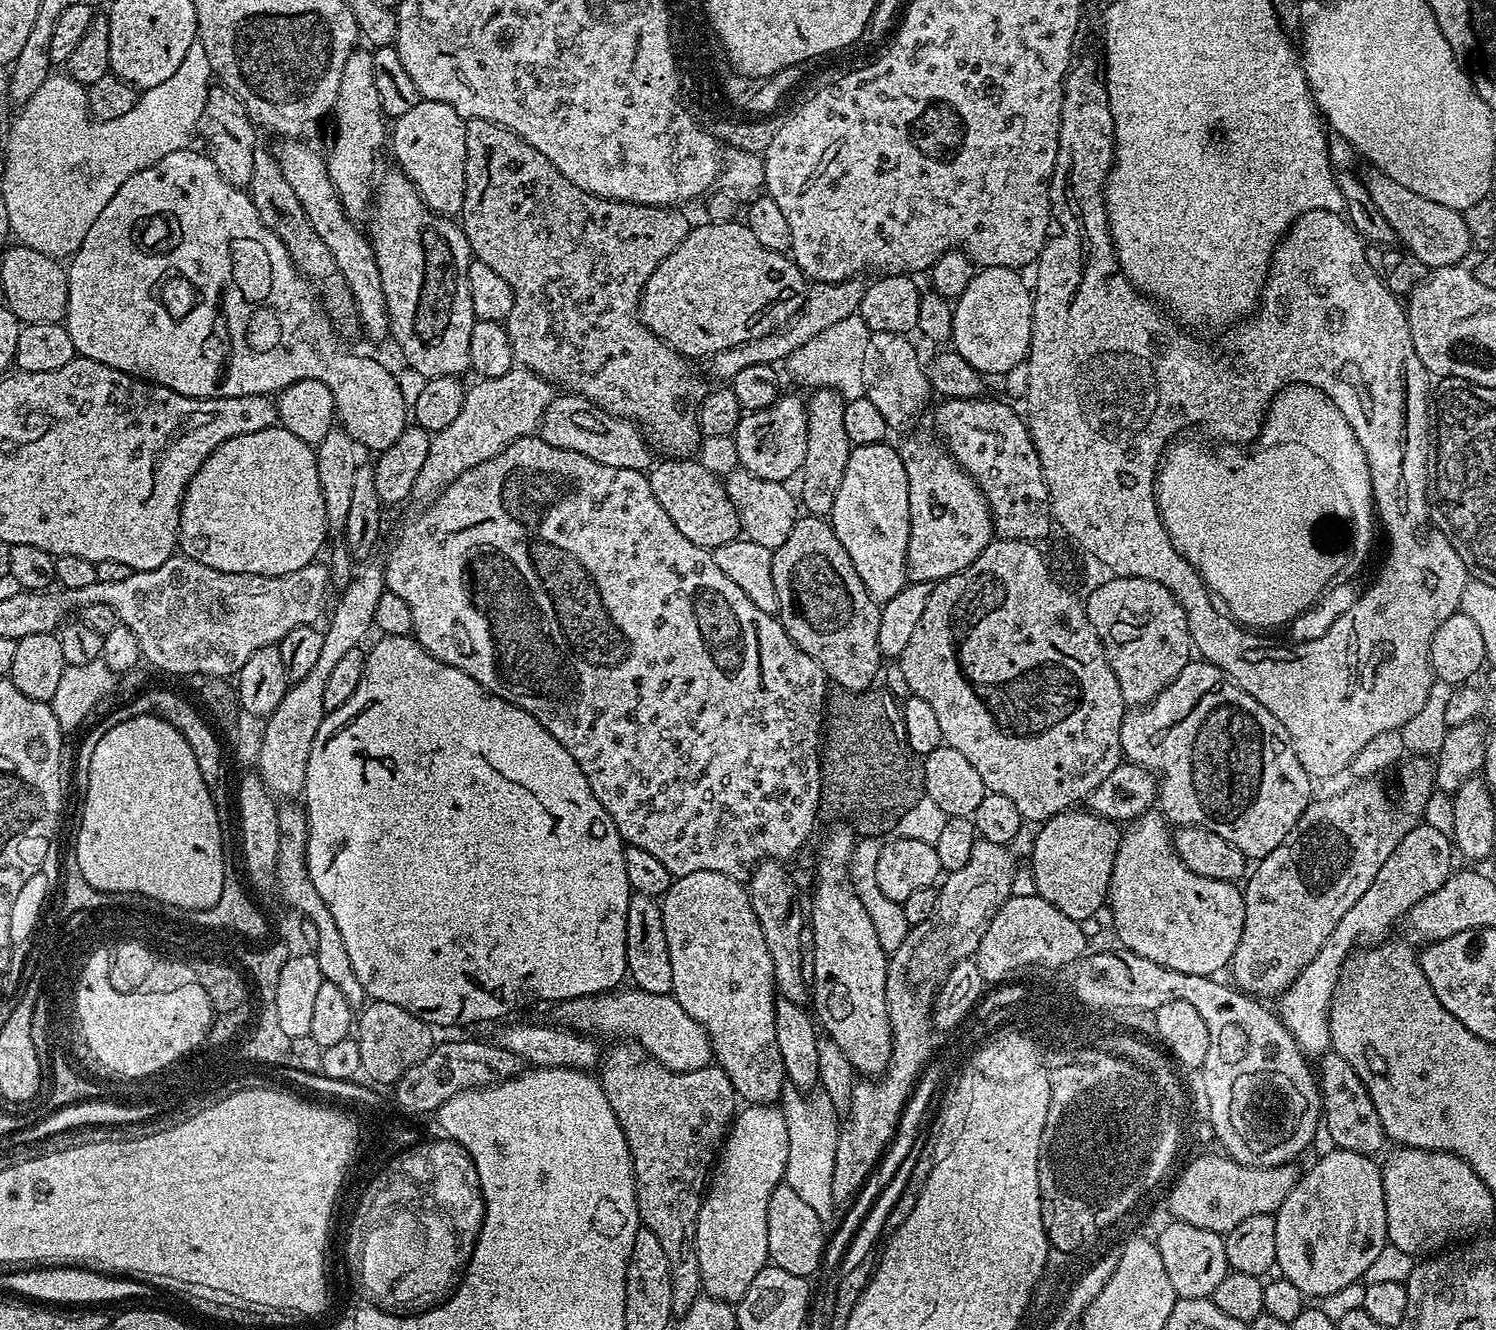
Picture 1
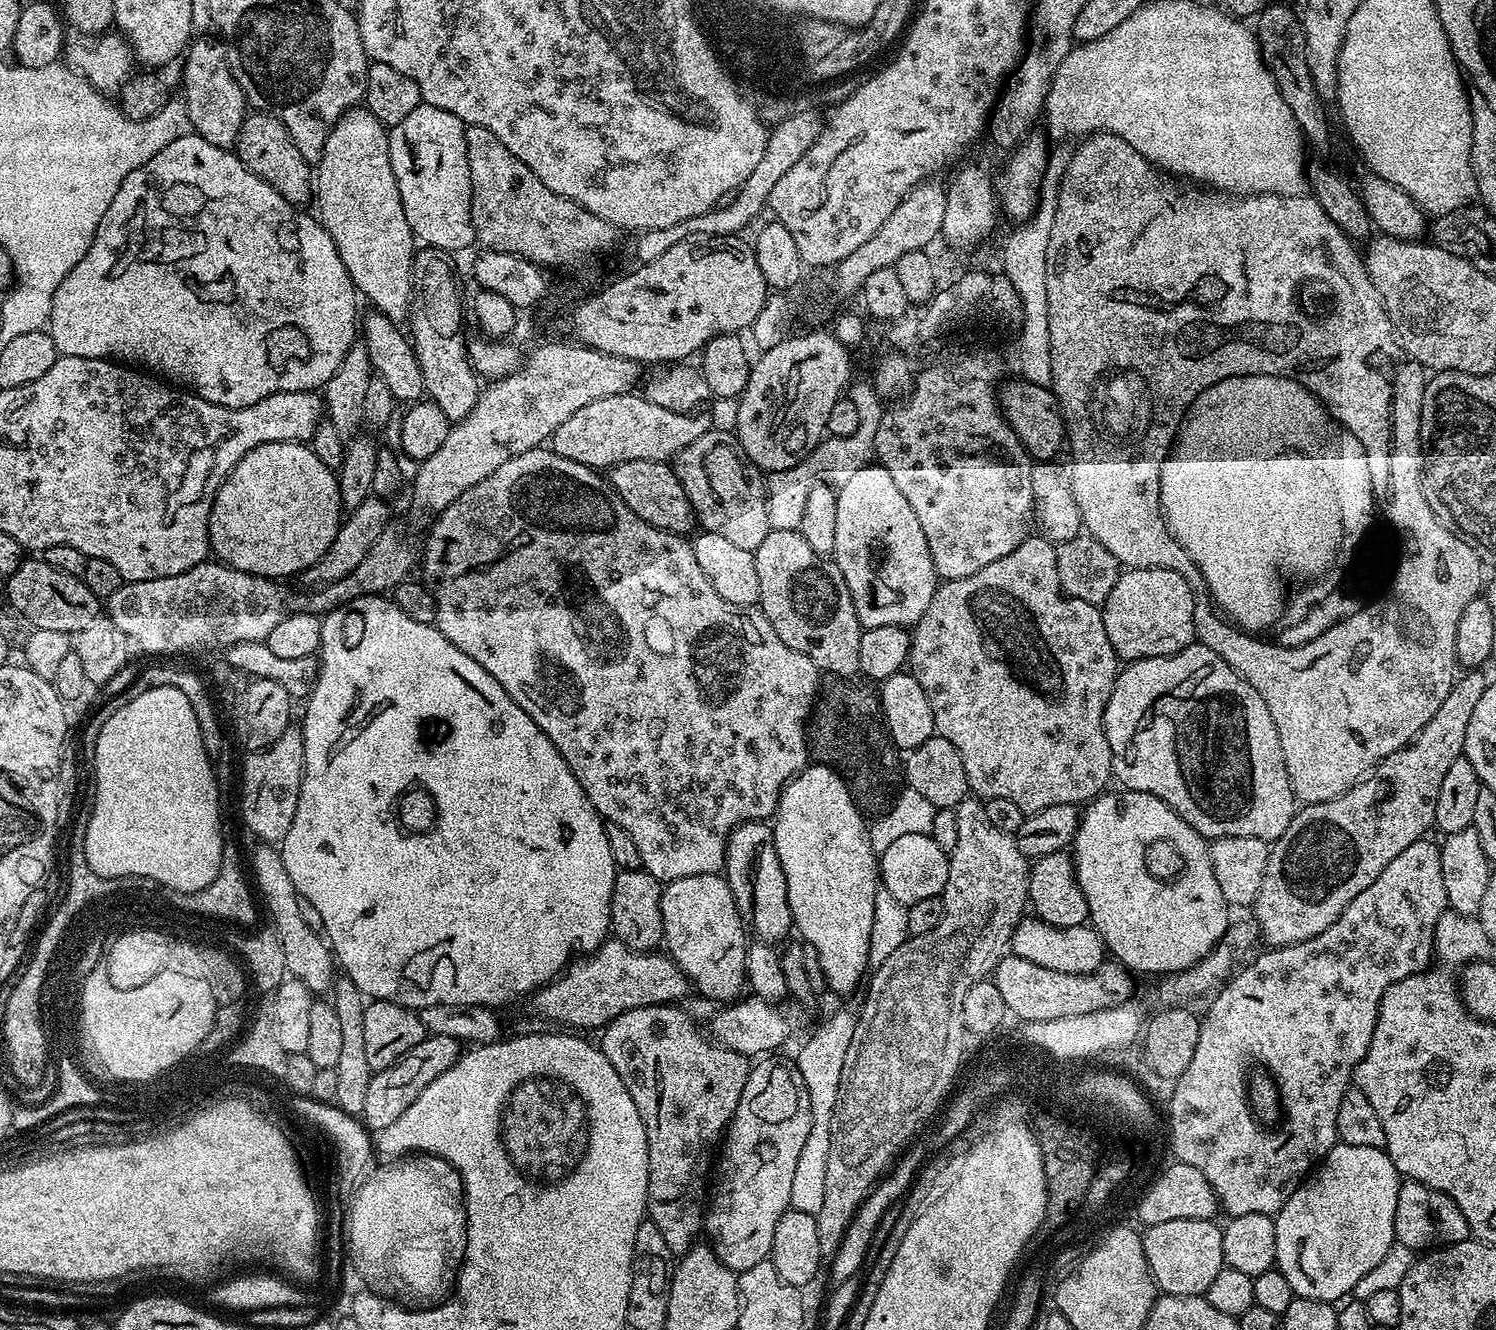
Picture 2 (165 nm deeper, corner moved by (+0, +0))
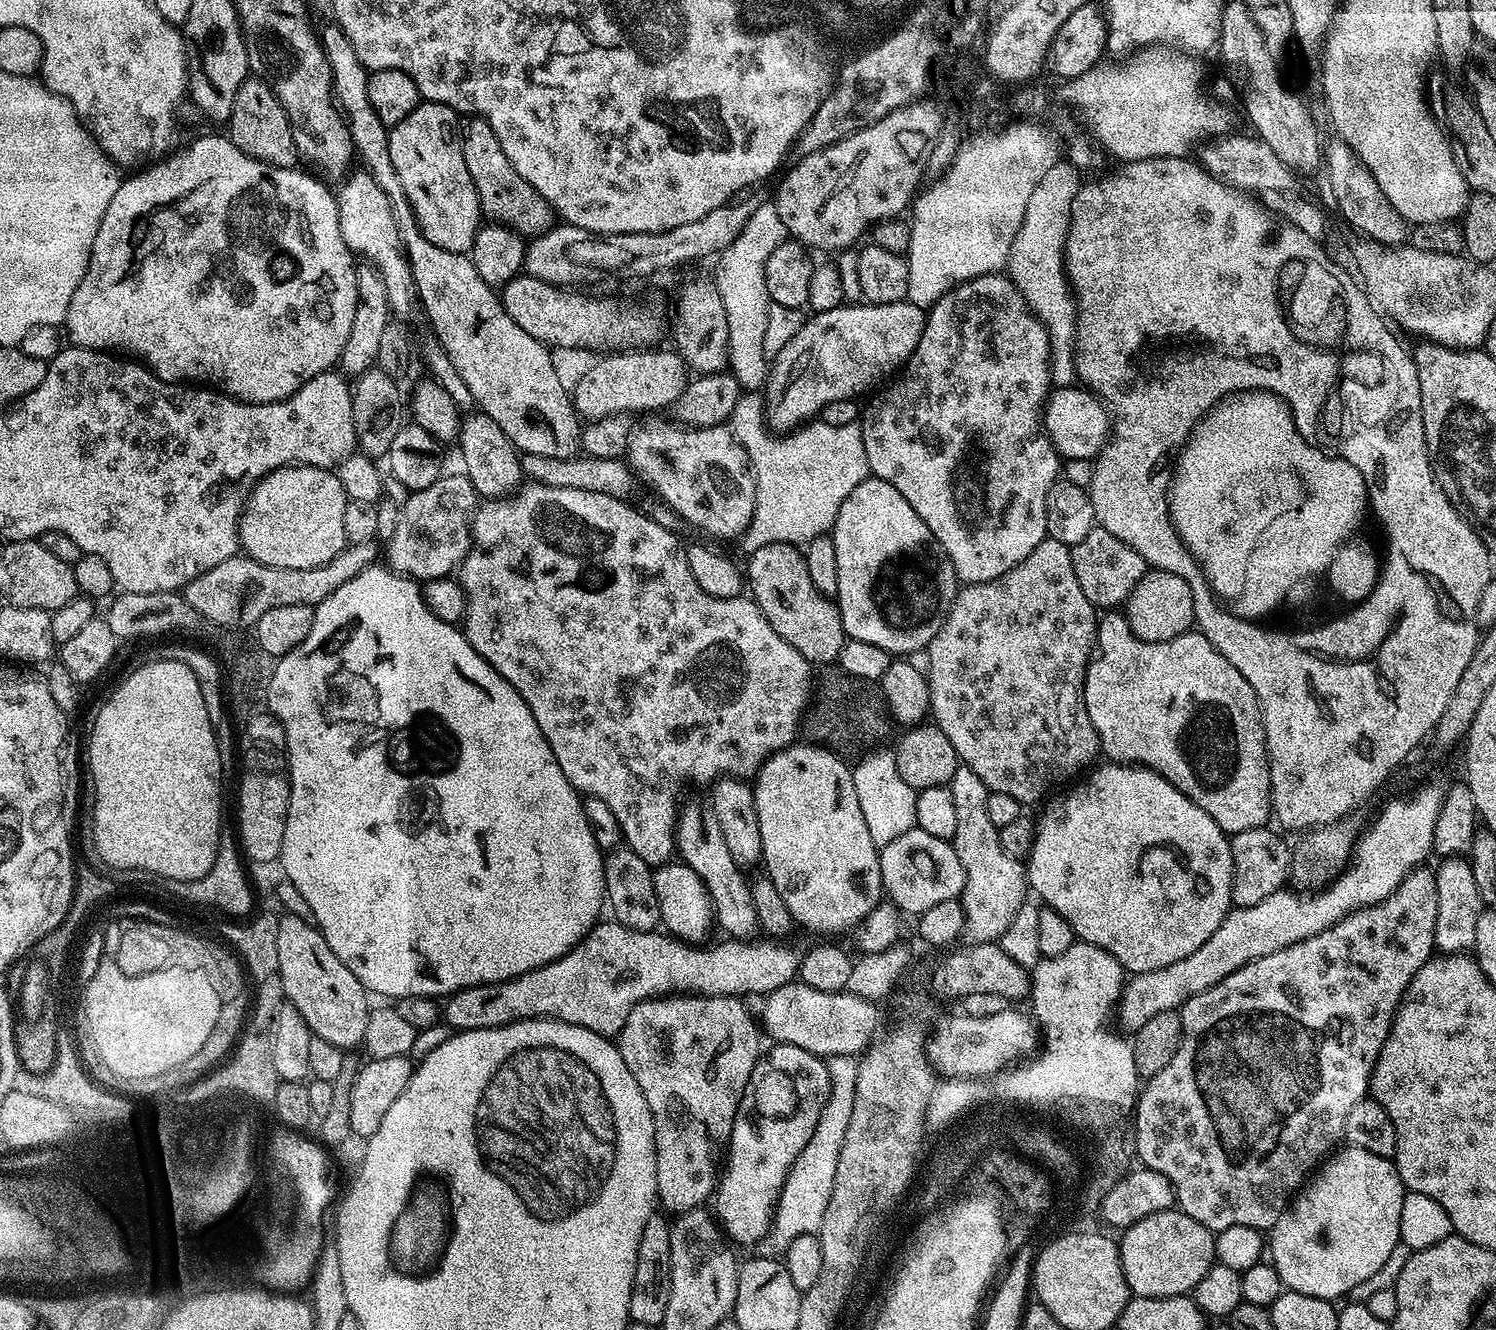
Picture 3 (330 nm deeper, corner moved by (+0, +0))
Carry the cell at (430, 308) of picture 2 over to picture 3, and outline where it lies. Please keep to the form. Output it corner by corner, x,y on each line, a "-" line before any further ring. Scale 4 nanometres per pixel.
465,415
460,426
458,447
460,456
464,459
463,471
470,478
477,497
503,501
521,487
522,473
518,449
502,425
491,420
489,416

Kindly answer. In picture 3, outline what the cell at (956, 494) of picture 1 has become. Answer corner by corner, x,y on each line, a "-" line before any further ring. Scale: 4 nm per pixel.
991,272
967,280
942,294
942,298
935,300
931,308
927,309
922,338
918,338
918,346
912,351
912,357
892,382
881,396
876,396
868,405
863,405
858,421
871,475
877,480
890,482
890,486
894,486
894,490
898,490
898,494
902,494
902,498
906,498
906,502
914,506
914,514
918,514
918,518
926,522
930,534
934,534
942,550
946,550
956,571
957,581
964,584
985,584
998,579
1011,568
1021,564
1034,550
1034,546
1038,546
1038,542
1048,536
1047,498
1058,483
1056,475
1060,472
1060,464
1062,465
1062,457
1053,446
1052,439
1048,437
1042,419
1044,406
1053,387
1052,346
1046,326
1038,317
1032,315
1026,298
1022,296
1011,276

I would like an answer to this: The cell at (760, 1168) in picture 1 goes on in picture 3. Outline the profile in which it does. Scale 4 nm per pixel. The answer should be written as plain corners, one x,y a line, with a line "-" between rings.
773,1043
771,1047
772,1049
769,1052
767,1049
766,1055
754,1066
754,1074
750,1074
746,1094
734,1118
732,1139
729,1140
726,1149
728,1165
725,1168
723,1165
722,1175
714,1193
714,1215
722,1225
727,1239
737,1245
754,1244
767,1230
769,1232
786,1178
798,1154
806,1150
806,1142
814,1138
814,1130
822,1118
822,1110
832,1097
832,1073
829,1065
821,1057
793,1044

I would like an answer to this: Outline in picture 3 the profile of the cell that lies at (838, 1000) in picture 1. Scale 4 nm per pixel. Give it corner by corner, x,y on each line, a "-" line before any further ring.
793,742
788,747
781,749
780,752
773,752
761,765
759,772
754,777
754,791
756,793
756,809
758,810
758,830
762,830
762,868
763,871
772,879
774,886
778,886
778,894
782,894
782,899
786,902
786,907
790,910
793,921
797,925
806,924
812,930
820,930
822,932
842,932
846,928
848,930
855,929
856,925
862,923
866,918
866,914
870,914
870,910
874,910
882,902
882,893
884,892
884,883
882,882
882,870
880,869
880,848
874,842
874,838
870,838
870,830
866,827
866,818
862,818
862,806
858,806
858,790
854,790
854,778
852,777
852,768
849,767
841,757
835,752
829,752
827,748
818,744
809,744
807,742

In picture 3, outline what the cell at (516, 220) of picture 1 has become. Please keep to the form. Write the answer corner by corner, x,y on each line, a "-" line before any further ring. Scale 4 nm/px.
479,118
469,121
465,128
463,125
460,145
462,158
466,158
466,170
470,170
476,187
481,213
489,221
507,224
528,238
547,232
554,224
552,207
522,178
522,174
518,174
518,170
514,170
514,166
510,166
510,158
506,158
491,126

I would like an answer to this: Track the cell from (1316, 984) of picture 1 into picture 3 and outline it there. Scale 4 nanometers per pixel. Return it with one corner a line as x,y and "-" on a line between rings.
1417,866
1408,875
1401,879
1400,885
1386,897
1385,900
1378,900
1370,908
1358,908
1352,911
1348,916
1343,916
1337,924
1330,926
1321,932
1313,932
1310,938
1305,940
1296,940
1294,946
1286,946
1280,948
1278,954
1266,954
1265,956
1257,956
1254,962
1249,964
1241,964
1237,972
1231,972
1225,980
1218,982
1218,986
1214,986
1210,990
1206,990
1202,994
1194,994
1194,998
1190,998
1178,1010
1182,1018
1182,1042
1178,1042
1178,1054
1174,1054
1174,1058
1170,1058
1169,1064
1163,1070
1158,1070
1158,1074
1154,1074
1143,1085
1142,1091
1139,1093
1136,1107
1134,1111
1134,1121
1136,1120
1136,1136
1134,1132
1134,1156
1136,1156
1141,1165
1150,1170
1154,1170
1158,1174
1162,1174
1172,1183
1175,1203
1178,1205
1179,1211
1185,1212
1190,1218
1194,1218
1194,1222
1202,1222
1202,1226
1206,1226
1212,1233
1218,1233
1226,1230
1230,1226
1250,1226
1251,1228
1259,1228
1261,1230
1270,1230
1274,1226
1274,1222
1278,1222
1278,1218
1288,1207
1293,1196
1296,1195
1298,1189
1309,1179
1310,1173
1344,1140
1344,1123
1346,1122
1346,1114
1350,1114
1350,1110
1354,1110
1354,1106
1359,1100
1365,1099
1369,1095
1370,1085
1372,1083
1372,1071
1380,1057
1380,1051
1384,1045
1384,1040
1390,1034
1392,1029
1392,1019
1396,1016
1396,1011
1400,1008
1400,1001
1404,999
1410,982
1414,978
1414,974
1418,974
1418,970
1422,970
1422,966
1431,960
1434,956
1436,948
1436,923
1438,922
1438,887
1436,883
1436,873
1432,868
1423,868

